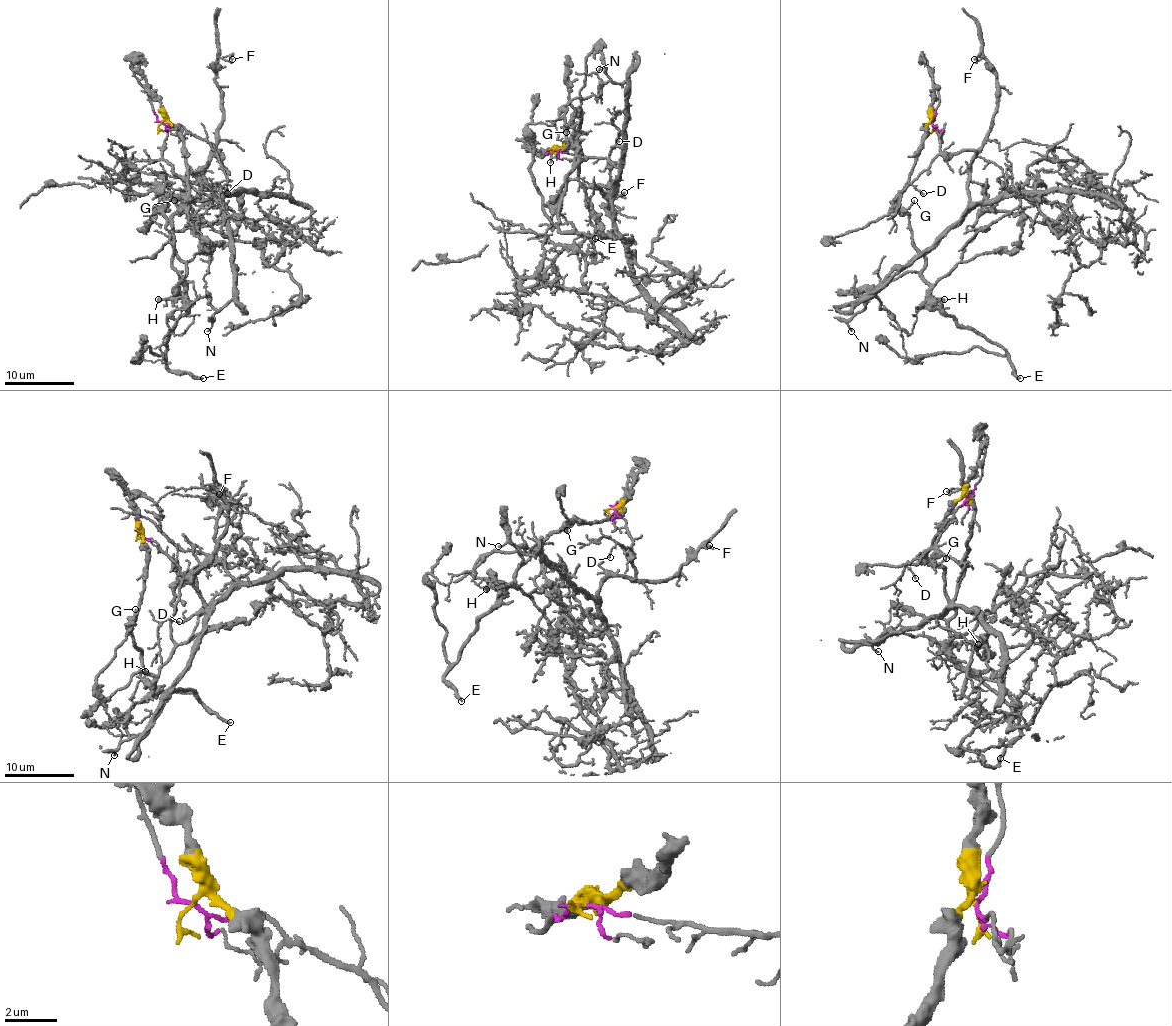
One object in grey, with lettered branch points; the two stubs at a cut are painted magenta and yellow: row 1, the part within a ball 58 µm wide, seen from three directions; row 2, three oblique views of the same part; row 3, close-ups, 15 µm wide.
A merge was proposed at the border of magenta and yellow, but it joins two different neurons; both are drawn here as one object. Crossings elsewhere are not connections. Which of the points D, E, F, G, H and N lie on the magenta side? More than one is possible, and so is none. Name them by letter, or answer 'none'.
D, F, N

